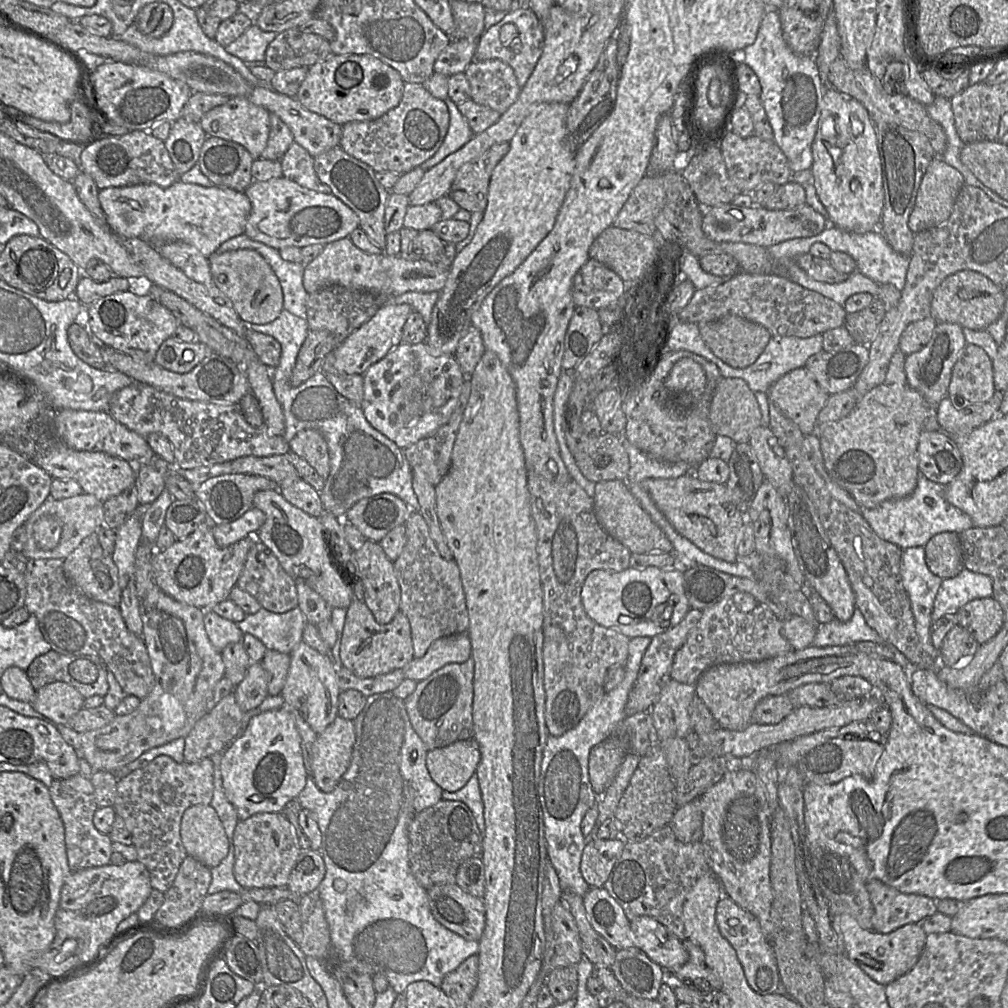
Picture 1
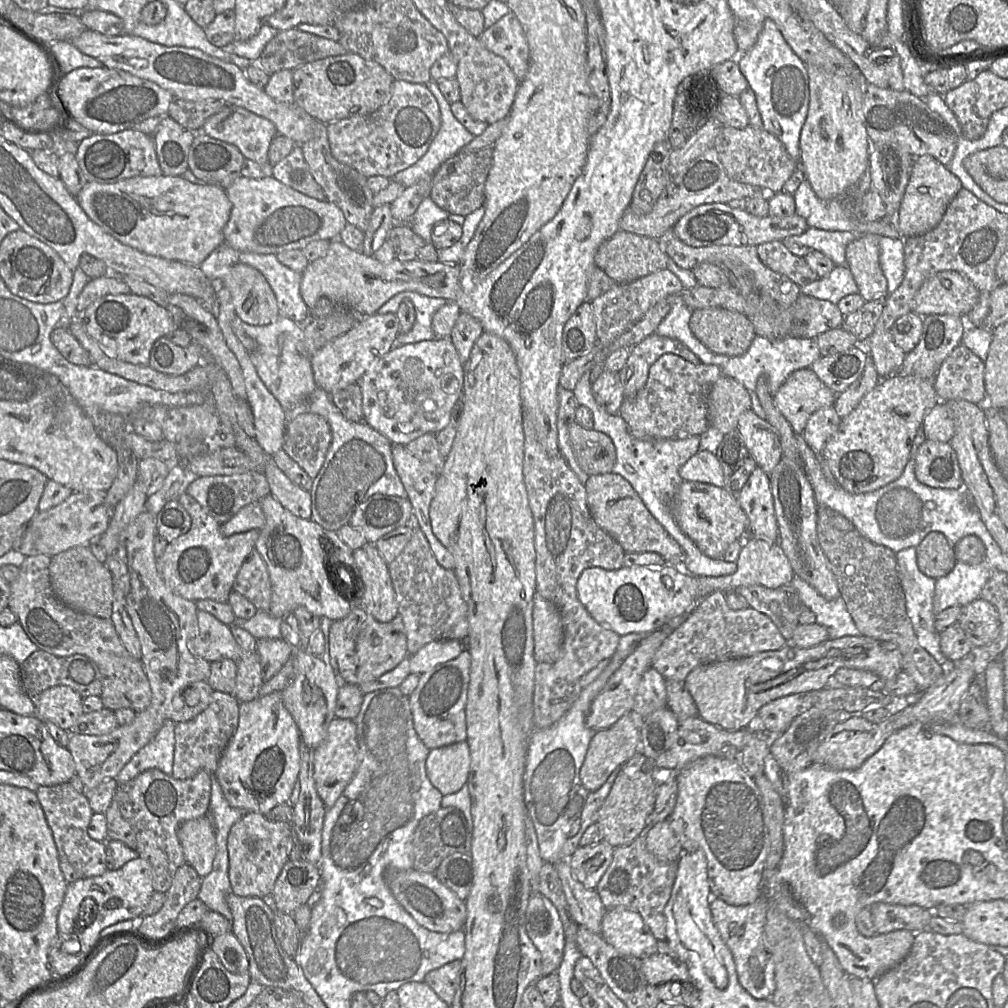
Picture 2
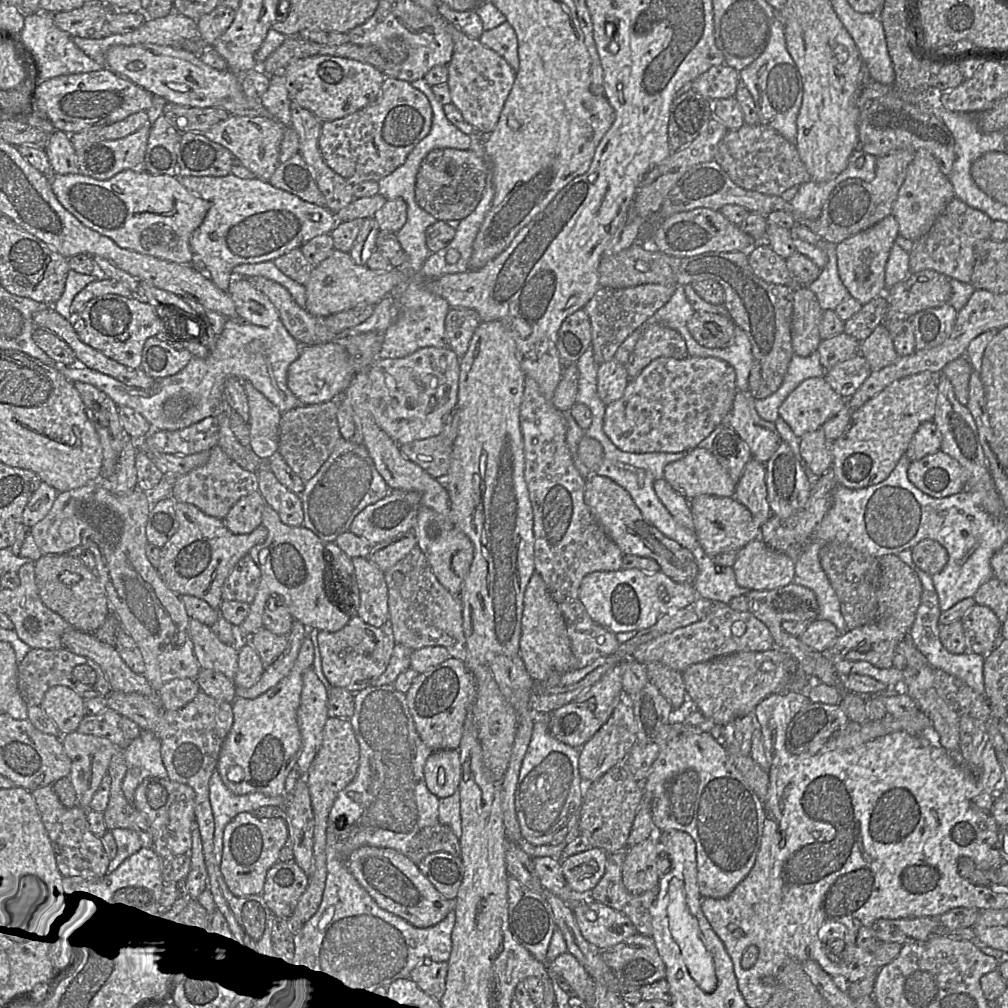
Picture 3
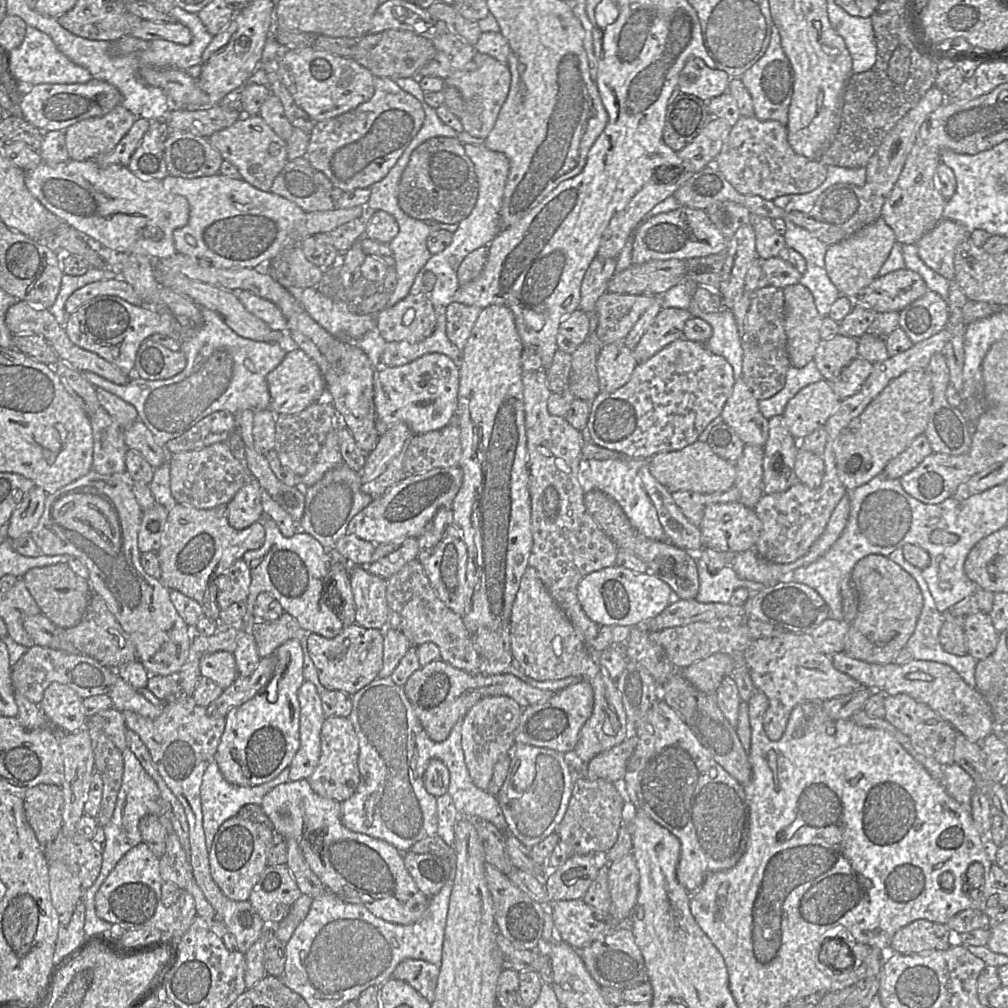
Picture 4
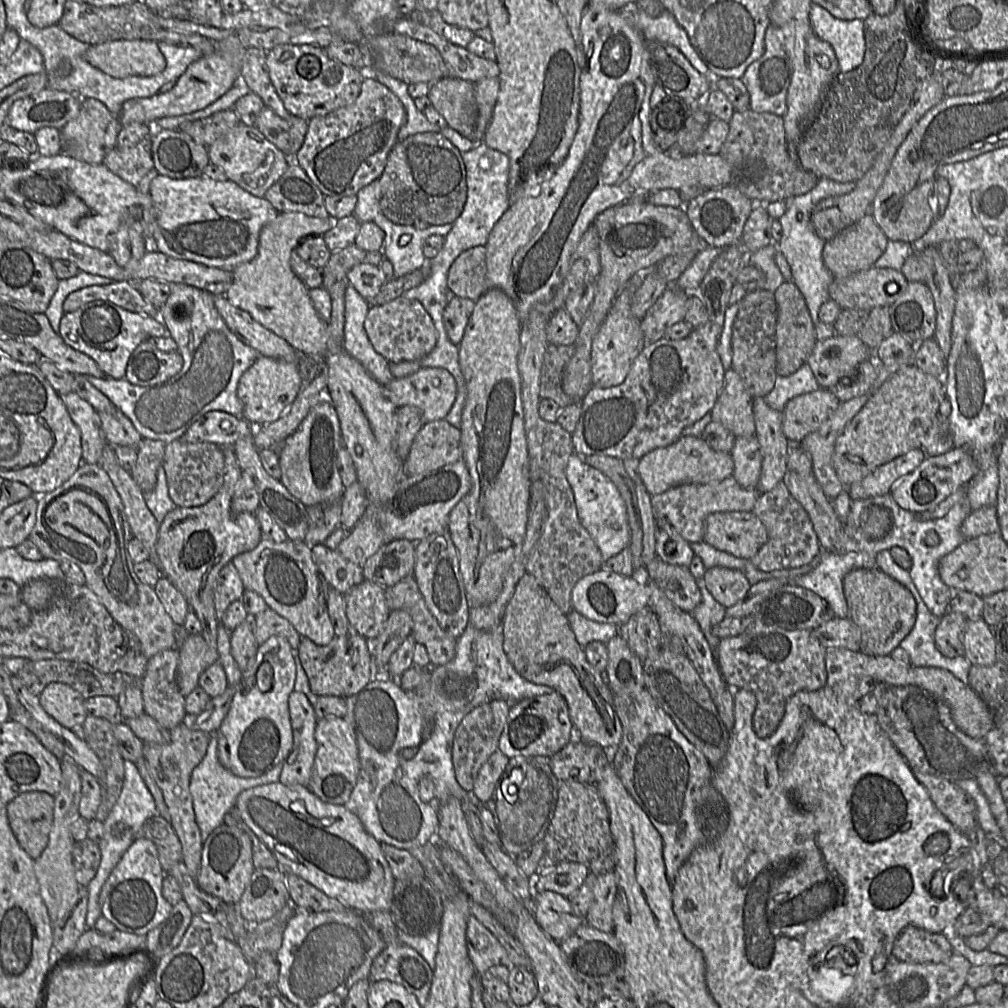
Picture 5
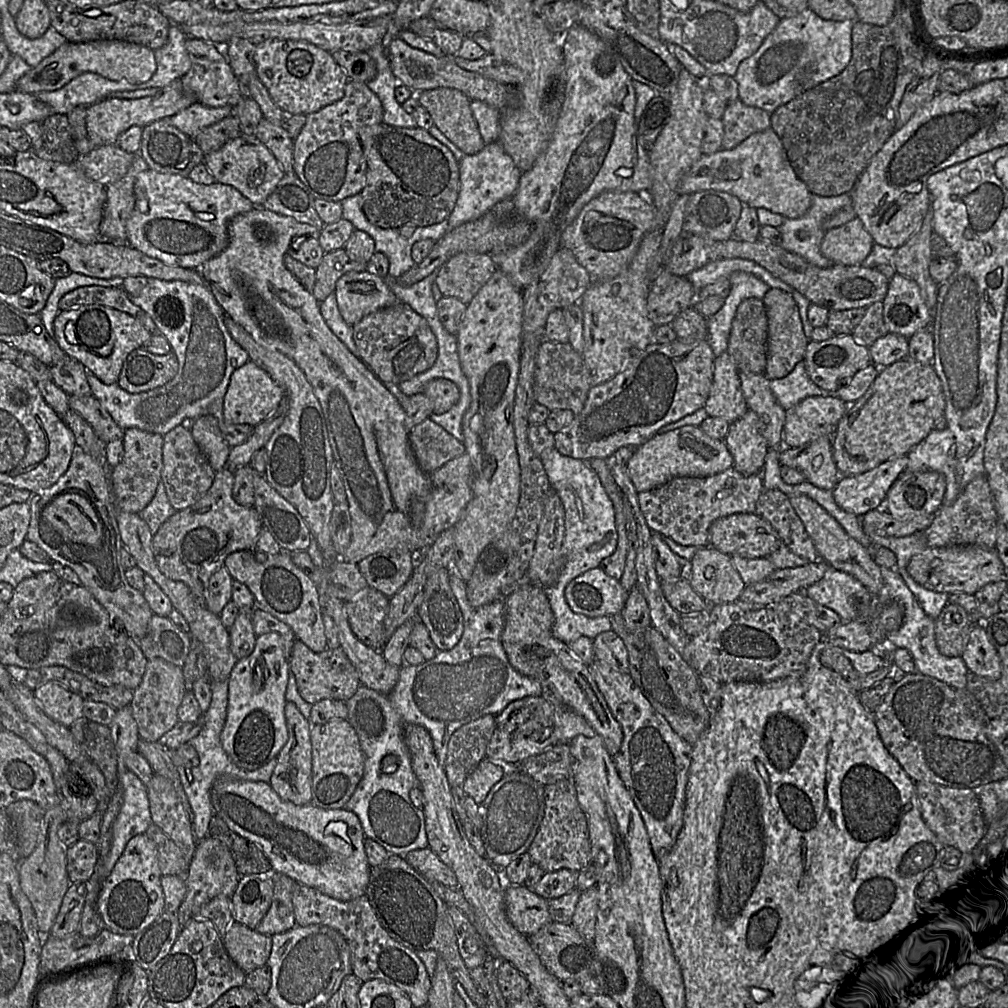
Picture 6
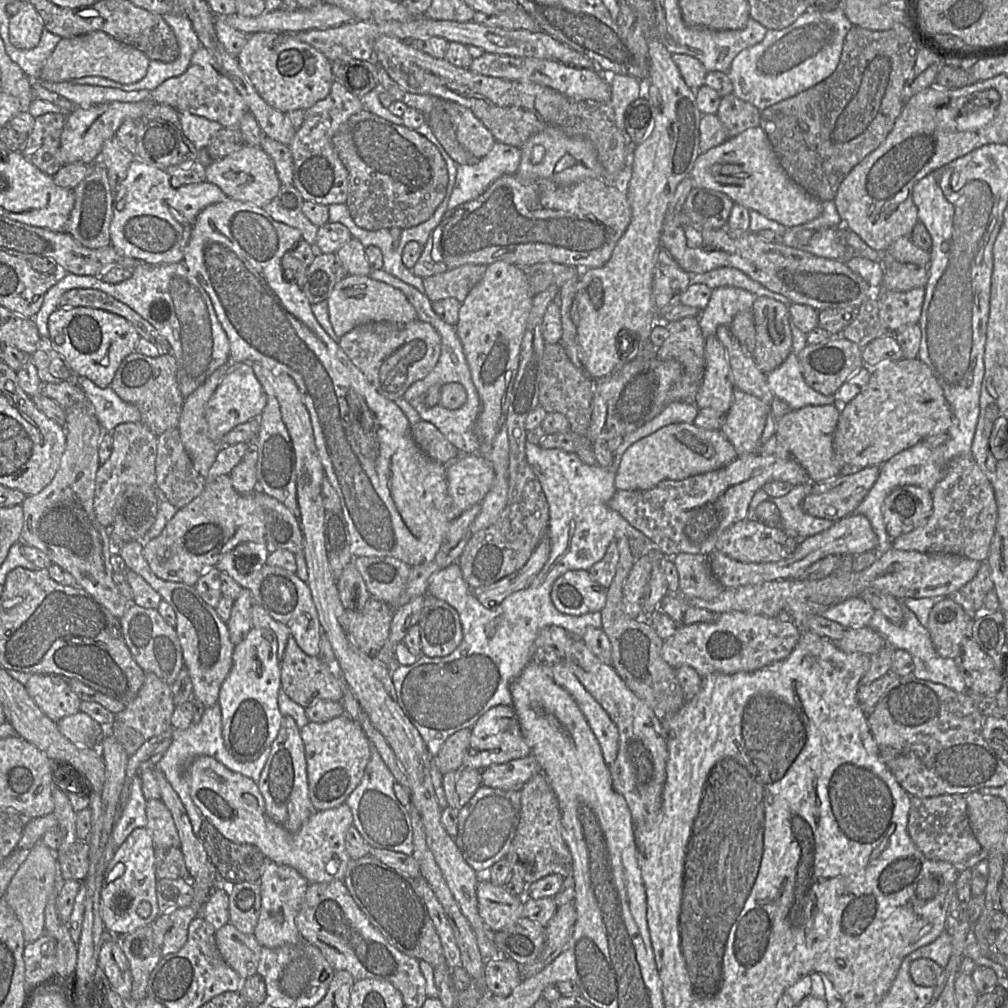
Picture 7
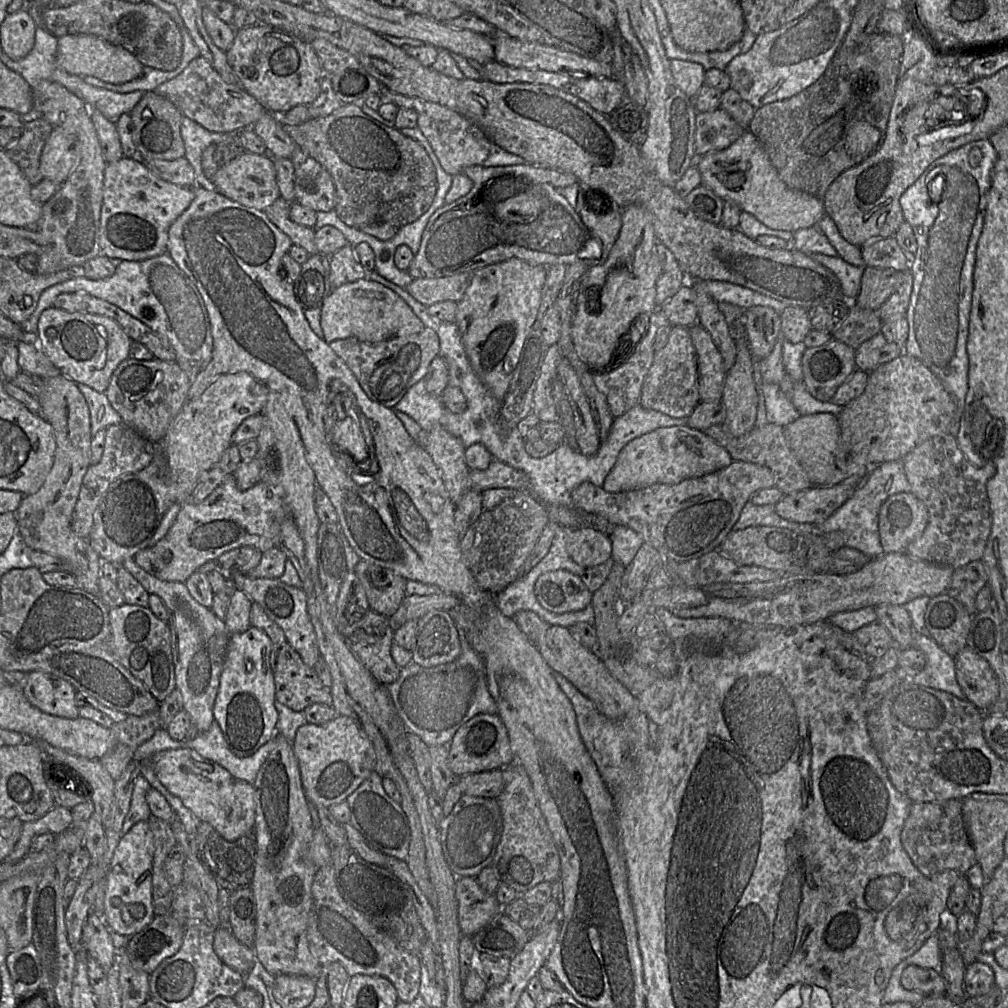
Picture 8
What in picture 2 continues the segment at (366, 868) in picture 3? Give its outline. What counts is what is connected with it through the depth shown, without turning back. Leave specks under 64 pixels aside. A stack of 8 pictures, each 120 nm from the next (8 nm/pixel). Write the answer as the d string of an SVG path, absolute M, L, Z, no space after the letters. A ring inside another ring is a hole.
M388 868L385 871L385 880L395 899L421 926L441 933L463 930L467 918L465 900L443 885L434 874L414 868Z

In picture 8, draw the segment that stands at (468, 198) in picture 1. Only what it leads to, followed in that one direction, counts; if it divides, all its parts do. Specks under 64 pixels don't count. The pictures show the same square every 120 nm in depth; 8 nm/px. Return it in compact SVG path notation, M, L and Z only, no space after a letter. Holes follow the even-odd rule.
M345 104L328 116L310 118L299 125L284 125L296 147L319 162L331 175L336 194L334 211L354 228L389 224L400 228L416 221L431 206L437 191L435 166L426 150L399 129L388 127L364 113L361 104Z

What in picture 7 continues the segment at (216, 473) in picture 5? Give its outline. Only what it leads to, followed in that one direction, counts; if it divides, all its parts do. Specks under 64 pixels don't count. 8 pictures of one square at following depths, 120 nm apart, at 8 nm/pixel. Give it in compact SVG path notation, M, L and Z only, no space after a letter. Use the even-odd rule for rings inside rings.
M178 428L158 436L156 484L169 502L180 509L199 496L206 480L193 467L181 442Z

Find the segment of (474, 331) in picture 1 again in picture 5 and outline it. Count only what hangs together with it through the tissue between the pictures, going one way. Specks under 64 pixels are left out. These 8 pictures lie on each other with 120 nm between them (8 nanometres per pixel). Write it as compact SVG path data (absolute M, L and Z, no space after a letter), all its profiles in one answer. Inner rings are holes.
M452 296L446 305L443 311L443 323L453 344L459 346L474 307L474 300L458 296Z

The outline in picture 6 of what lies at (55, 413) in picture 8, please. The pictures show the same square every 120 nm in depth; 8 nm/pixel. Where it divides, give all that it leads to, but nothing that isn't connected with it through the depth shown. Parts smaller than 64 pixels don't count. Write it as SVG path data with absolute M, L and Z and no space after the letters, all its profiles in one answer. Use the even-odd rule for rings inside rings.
M76 445L66 472L52 486L40 493L33 494L28 500L28 503L30 505L30 523L26 539L37 544L42 550L44 550L49 556L51 562L58 562L73 569L78 575L81 585L91 592L94 598L105 608L109 615L121 625L121 627L132 637L132 639L136 643L138 643L138 641L140 641L145 636L149 621L154 613L145 600L143 593L139 590L134 589L127 583L127 580L124 576L124 572L126 570L122 568L119 562L119 551L123 547L123 543L118 528L117 509L114 505L114 498L111 491L109 477L104 468L92 456L87 454L81 447Z

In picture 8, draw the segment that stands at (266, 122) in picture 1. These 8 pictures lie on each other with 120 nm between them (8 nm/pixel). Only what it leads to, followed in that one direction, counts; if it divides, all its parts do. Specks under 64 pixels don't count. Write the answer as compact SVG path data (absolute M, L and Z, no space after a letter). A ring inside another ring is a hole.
M245 151L219 167L210 181L216 186L217 192L227 198L261 211L264 211L280 196L274 161L269 154L257 155Z

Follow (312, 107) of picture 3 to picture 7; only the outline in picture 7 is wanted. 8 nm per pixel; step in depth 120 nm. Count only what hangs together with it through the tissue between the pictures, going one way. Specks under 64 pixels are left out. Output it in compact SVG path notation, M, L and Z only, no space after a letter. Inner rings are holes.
M258 32L248 35L236 59L261 98L284 114L312 107L327 97L334 82L332 62L311 45L297 40L294 33Z

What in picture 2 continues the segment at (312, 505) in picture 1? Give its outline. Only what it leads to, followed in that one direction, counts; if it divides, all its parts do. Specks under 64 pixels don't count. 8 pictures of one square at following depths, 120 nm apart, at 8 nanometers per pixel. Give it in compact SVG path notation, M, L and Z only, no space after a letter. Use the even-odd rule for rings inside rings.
M270 458L262 469L273 495L284 508L302 519L311 518L311 494L293 483Z

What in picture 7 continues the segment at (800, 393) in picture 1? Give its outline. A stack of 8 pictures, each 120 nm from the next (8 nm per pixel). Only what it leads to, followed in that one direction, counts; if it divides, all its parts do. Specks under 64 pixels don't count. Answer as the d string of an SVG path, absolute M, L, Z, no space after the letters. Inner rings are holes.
M805 406L790 410L776 421L776 435L791 457L806 471L812 483L832 480L842 474L842 464L834 452L834 433L839 421L840 406Z

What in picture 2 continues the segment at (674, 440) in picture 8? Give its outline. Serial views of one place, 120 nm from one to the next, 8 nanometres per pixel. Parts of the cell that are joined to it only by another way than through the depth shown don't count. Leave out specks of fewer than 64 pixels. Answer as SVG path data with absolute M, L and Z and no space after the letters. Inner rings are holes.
M699 450L679 470L683 481L700 482L717 487L725 486L721 465L716 456L705 450Z

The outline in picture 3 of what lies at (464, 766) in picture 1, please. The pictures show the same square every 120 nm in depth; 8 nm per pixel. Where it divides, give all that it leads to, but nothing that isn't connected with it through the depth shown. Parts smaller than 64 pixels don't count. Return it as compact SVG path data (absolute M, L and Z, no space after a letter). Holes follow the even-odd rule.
M459 749L433 751L423 769L425 784L439 799L458 790L461 766Z

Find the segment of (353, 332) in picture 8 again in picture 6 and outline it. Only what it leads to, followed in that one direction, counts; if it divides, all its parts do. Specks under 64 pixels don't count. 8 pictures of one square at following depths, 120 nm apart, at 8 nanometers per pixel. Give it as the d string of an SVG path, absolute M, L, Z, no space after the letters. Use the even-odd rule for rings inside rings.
M371 271L345 273L337 280L334 293L341 316L347 324L352 326L366 315L399 301L384 279Z

